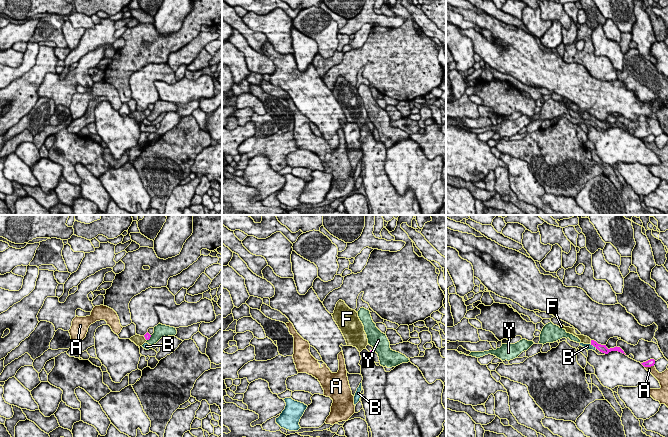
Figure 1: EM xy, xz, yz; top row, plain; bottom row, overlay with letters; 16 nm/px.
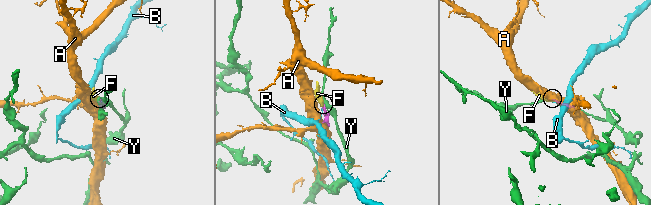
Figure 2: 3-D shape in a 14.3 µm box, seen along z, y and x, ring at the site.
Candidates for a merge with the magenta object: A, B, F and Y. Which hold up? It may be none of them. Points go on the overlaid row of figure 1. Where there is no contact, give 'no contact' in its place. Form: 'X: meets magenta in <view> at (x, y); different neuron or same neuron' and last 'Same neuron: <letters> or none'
A: meets magenta in yz at (649, 366); different neuron
B: meets magenta in yz at (593, 345); different neuron
F: meets magenta in yz at (591, 342); same neuron
Y: meets magenta in xy at (149, 338); different neuron
Same neuron: F

